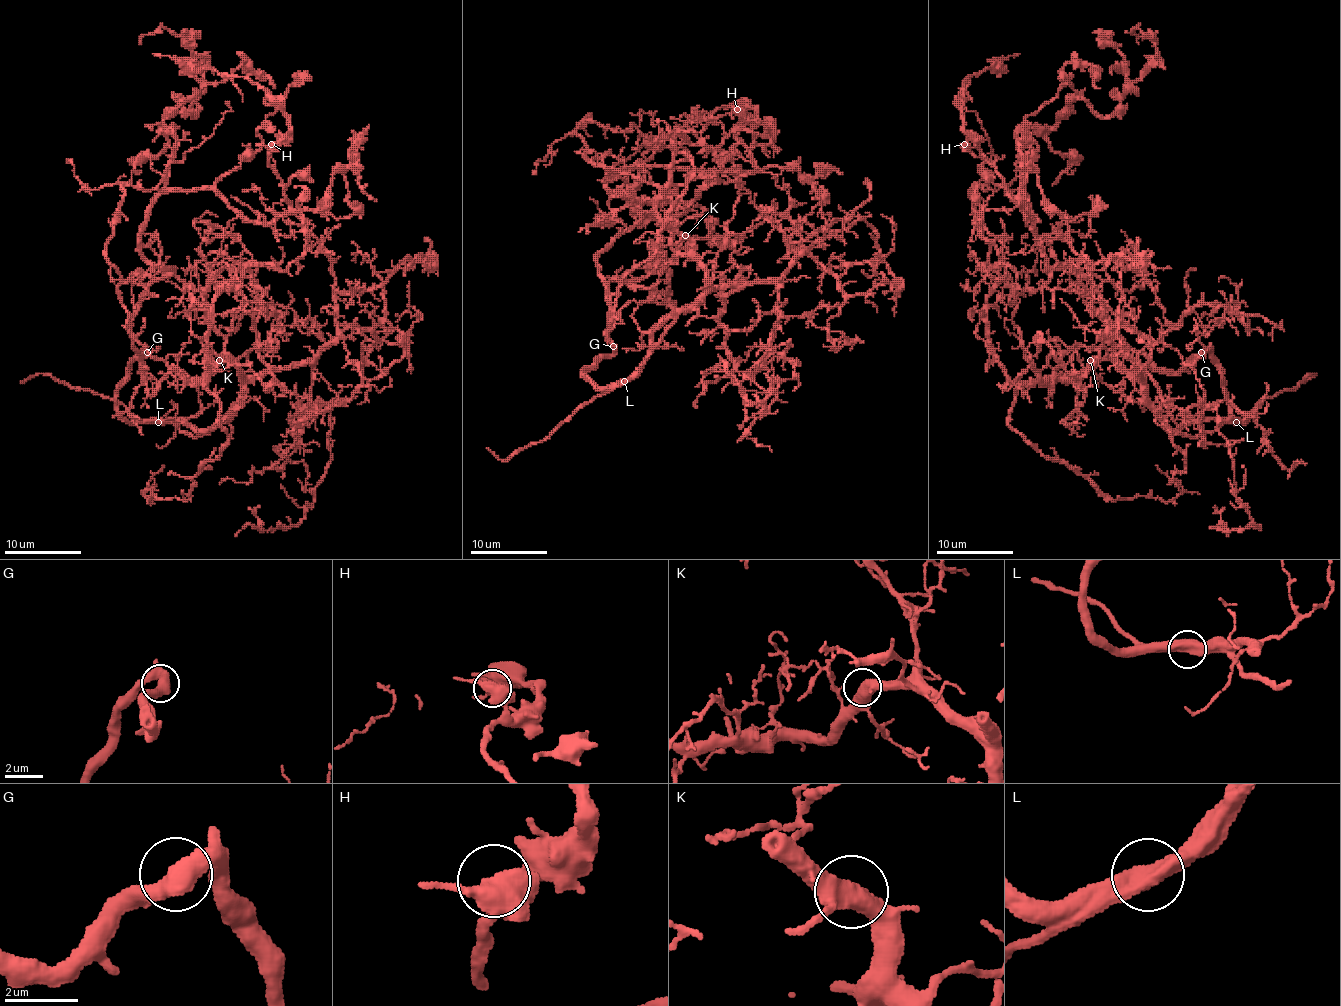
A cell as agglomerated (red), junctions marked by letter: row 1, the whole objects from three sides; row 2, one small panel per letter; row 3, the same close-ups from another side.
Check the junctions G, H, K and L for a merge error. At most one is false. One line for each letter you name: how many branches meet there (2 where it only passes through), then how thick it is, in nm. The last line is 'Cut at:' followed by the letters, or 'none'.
Cut at: none

